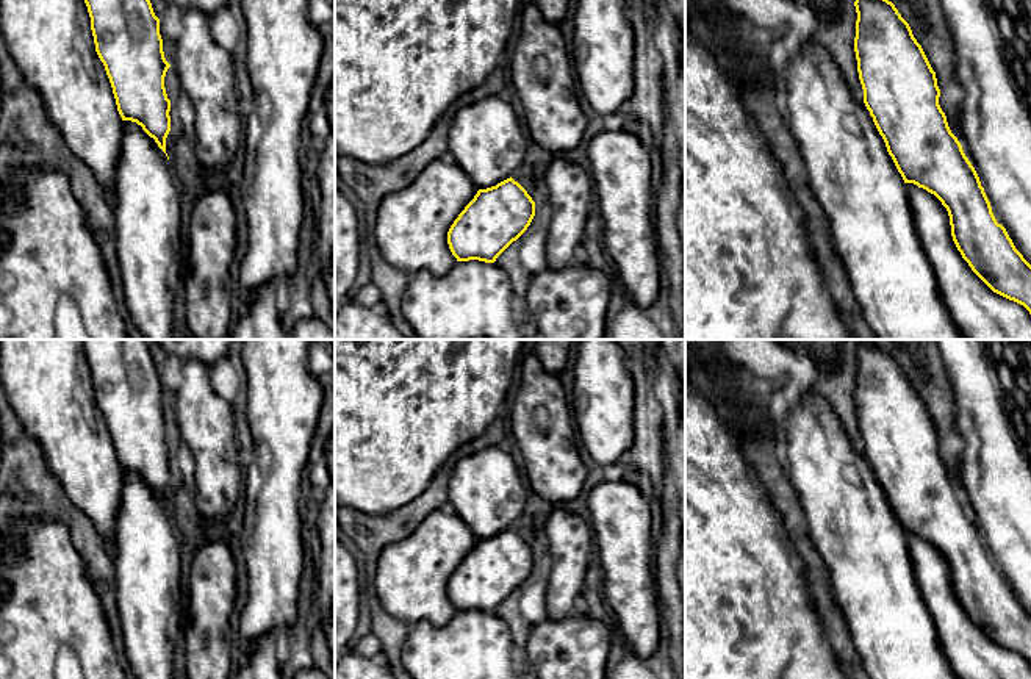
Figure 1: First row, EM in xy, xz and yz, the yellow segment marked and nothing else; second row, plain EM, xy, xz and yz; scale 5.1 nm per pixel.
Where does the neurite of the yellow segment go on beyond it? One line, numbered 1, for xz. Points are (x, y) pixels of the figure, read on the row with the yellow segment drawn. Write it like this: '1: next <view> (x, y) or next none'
1: next none

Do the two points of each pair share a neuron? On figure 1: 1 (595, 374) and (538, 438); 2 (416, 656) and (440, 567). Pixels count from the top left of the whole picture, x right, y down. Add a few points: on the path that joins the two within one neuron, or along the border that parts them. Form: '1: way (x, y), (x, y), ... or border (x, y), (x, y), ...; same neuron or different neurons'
1: border (568, 396), (571, 420), (578, 435); different neurons
2: border (457, 612), (441, 626), (426, 621), (412, 626); different neurons

